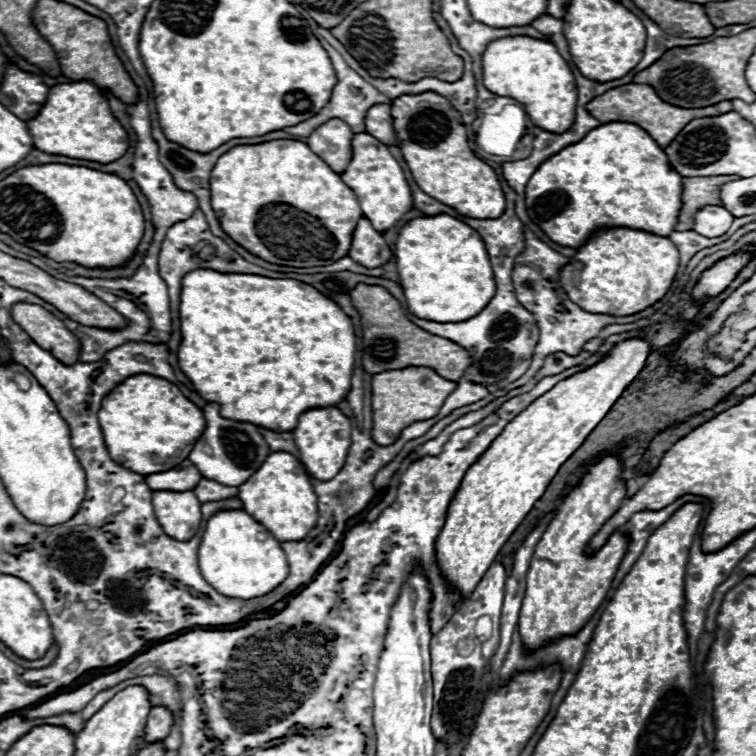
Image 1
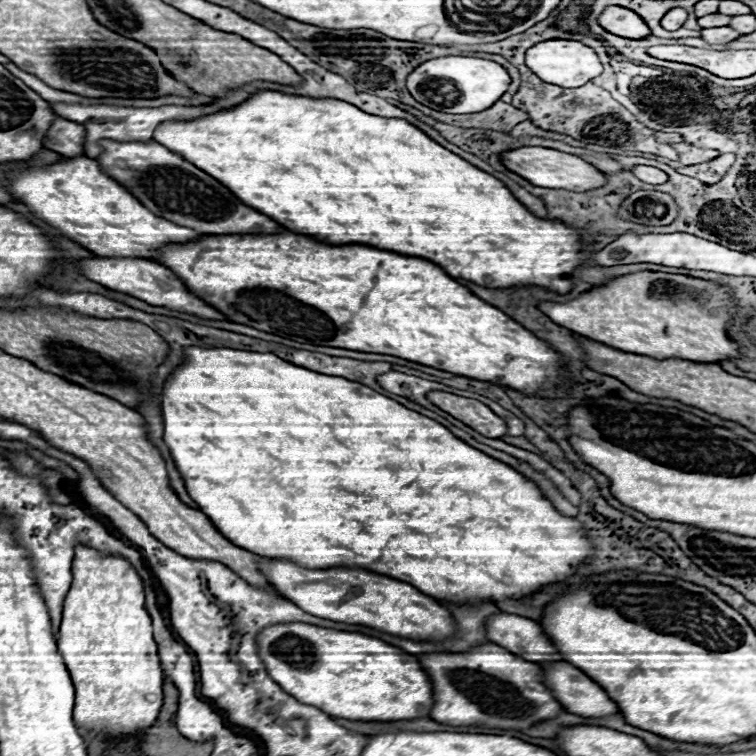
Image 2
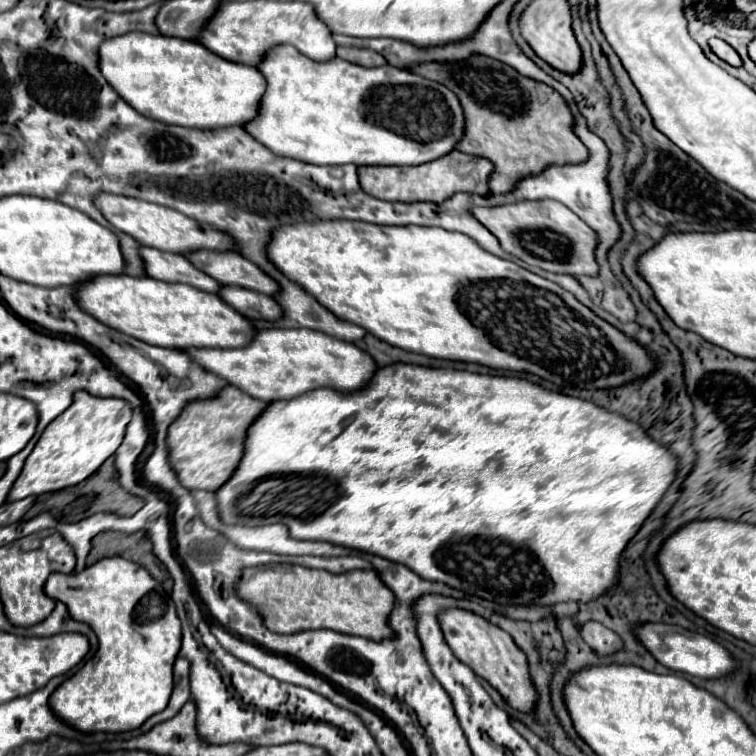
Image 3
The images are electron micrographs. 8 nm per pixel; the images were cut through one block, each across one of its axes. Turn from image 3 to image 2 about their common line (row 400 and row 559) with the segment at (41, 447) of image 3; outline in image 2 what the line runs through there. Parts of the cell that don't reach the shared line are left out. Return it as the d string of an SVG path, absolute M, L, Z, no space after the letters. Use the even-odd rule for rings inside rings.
M76 544L74 548L74 560L72 560L72 584L64 600L64 612L62 612L62 624L58 632L58 650L66 662L66 668L70 670L70 678L74 682L74 690L78 690L78 706L74 706L74 722L82 730L96 730L96 732L112 732L110 736L116 738L118 734L136 734L146 728L150 728L160 712L162 706L162 670L160 670L160 660L156 654L156 642L152 638L152 622L150 616L144 608L144 586L142 578L138 578L136 570L126 562L126 558L118 554L106 554L98 552L86 544Z

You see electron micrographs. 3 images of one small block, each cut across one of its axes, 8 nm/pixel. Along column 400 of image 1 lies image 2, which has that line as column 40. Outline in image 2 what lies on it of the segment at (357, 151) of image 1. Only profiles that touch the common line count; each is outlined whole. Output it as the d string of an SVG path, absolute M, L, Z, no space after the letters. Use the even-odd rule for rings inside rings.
M86 156L66 158L64 162L50 164L44 168L26 168L10 172L8 188L14 198L26 204L38 218L58 228L64 236L82 244L98 256L156 260L156 250L160 248L202 238L200 232L186 226L178 226L150 212L124 186L114 182L114 178L102 174L102 168L96 160Z

